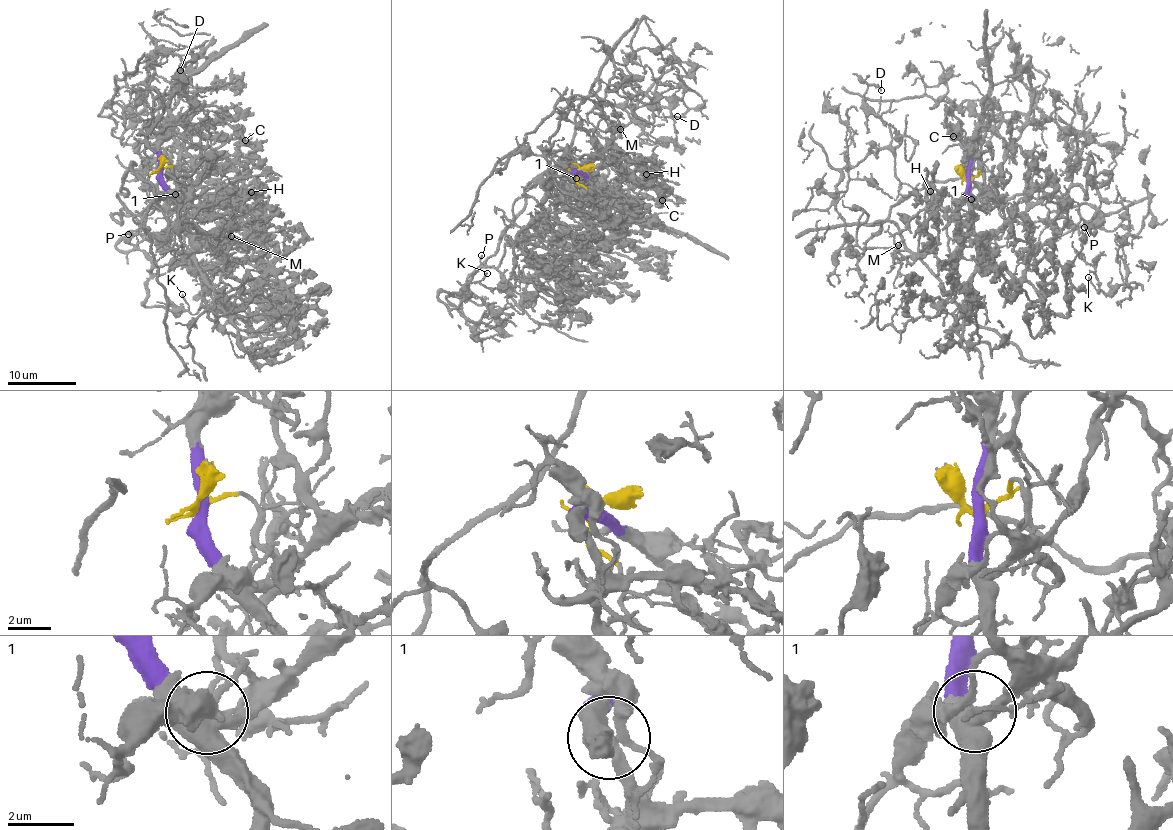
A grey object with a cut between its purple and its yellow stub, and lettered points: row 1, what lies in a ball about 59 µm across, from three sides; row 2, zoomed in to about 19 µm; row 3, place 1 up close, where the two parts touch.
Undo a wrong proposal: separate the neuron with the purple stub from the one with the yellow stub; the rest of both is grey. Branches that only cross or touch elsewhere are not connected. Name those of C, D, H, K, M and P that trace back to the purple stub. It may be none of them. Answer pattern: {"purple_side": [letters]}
{"purple_side": ["C", "H"]}

